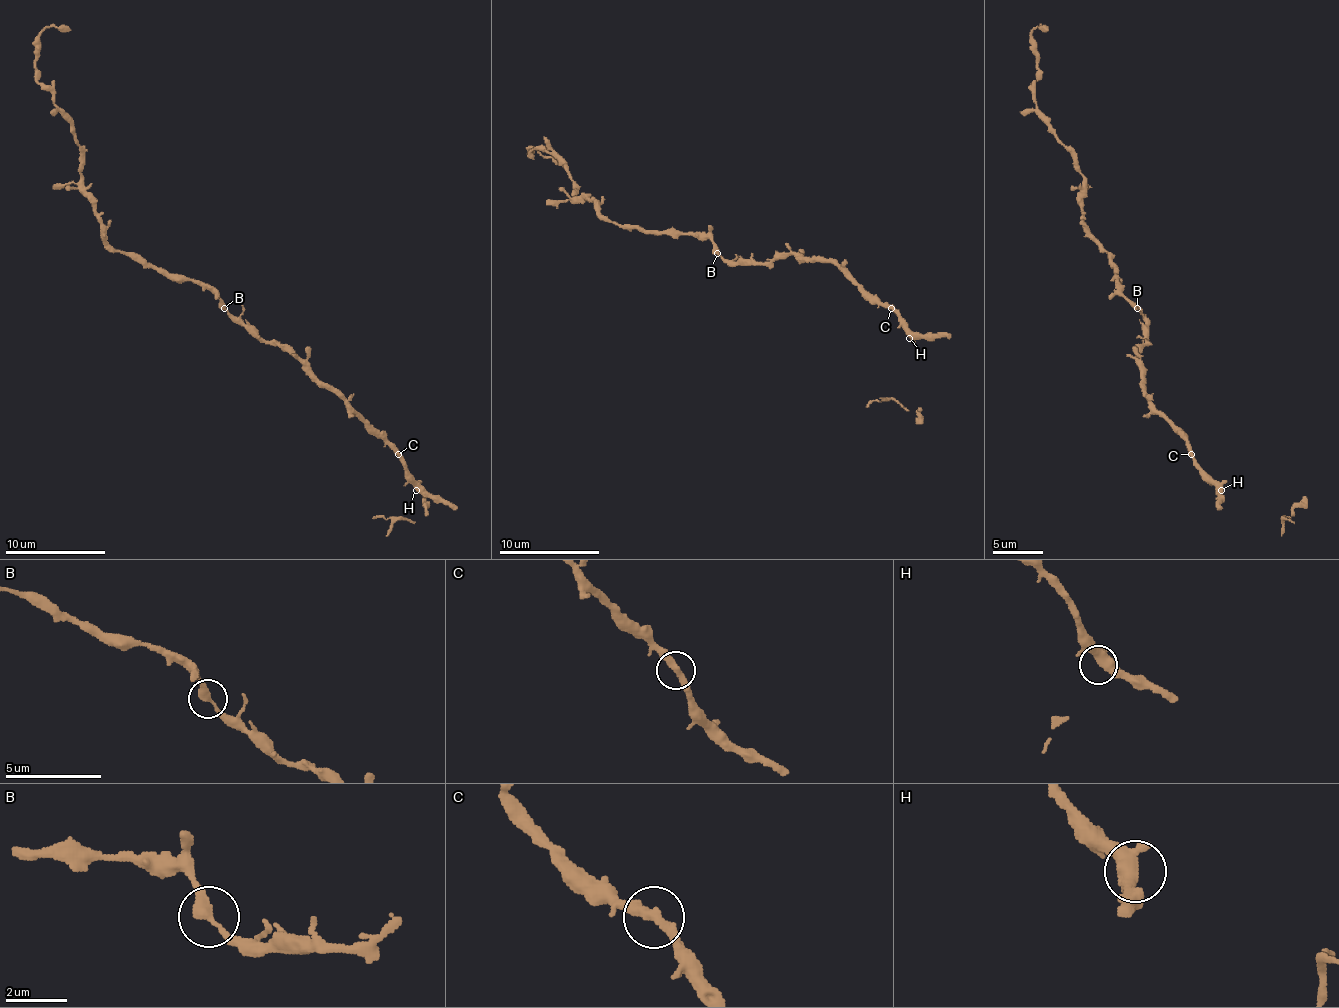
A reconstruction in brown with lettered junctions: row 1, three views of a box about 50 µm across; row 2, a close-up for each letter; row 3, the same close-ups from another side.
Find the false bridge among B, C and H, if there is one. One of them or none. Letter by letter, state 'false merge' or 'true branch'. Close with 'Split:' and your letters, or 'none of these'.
B: true branch
C: true branch
H: true branch
Split: none of these

